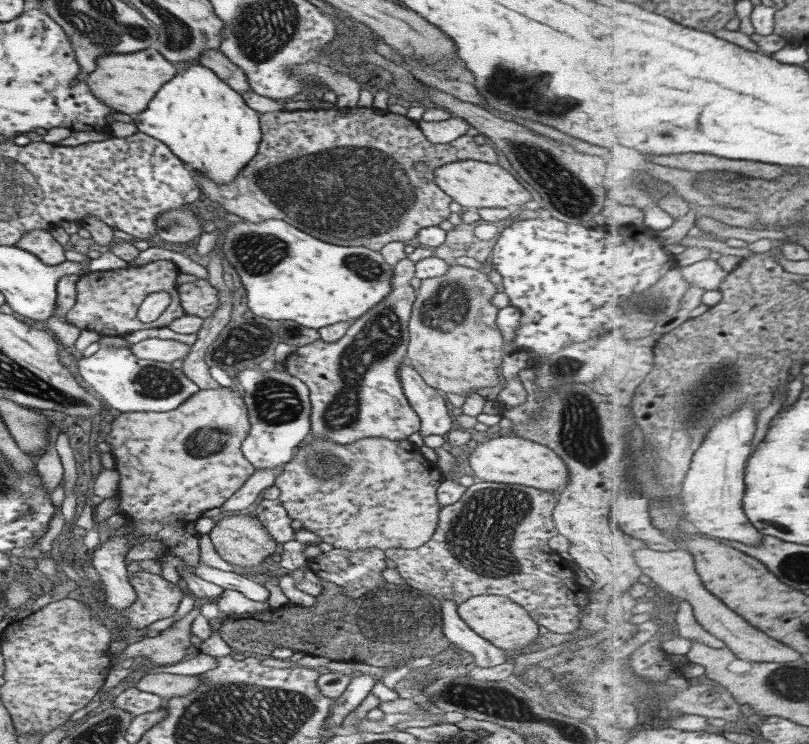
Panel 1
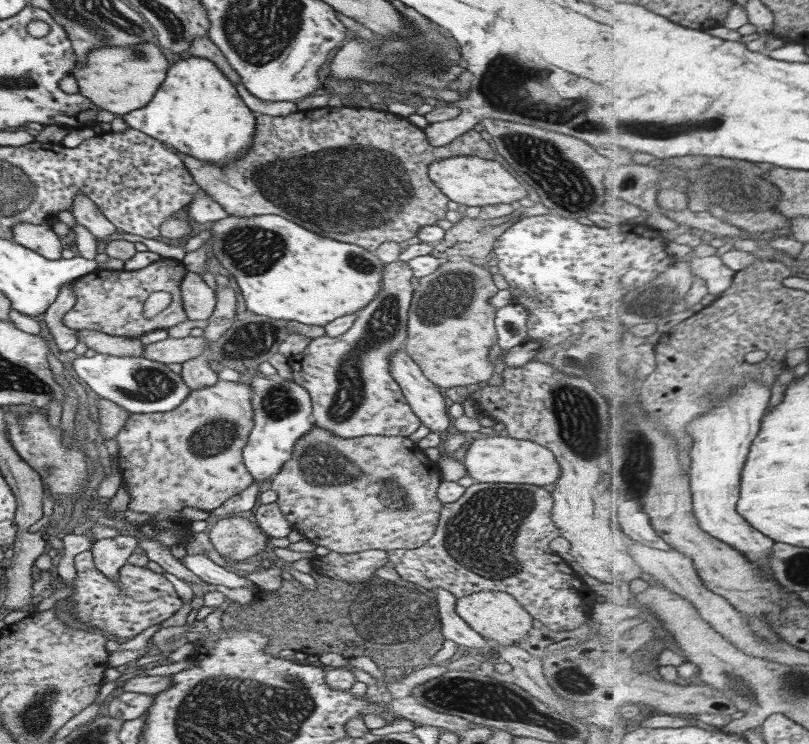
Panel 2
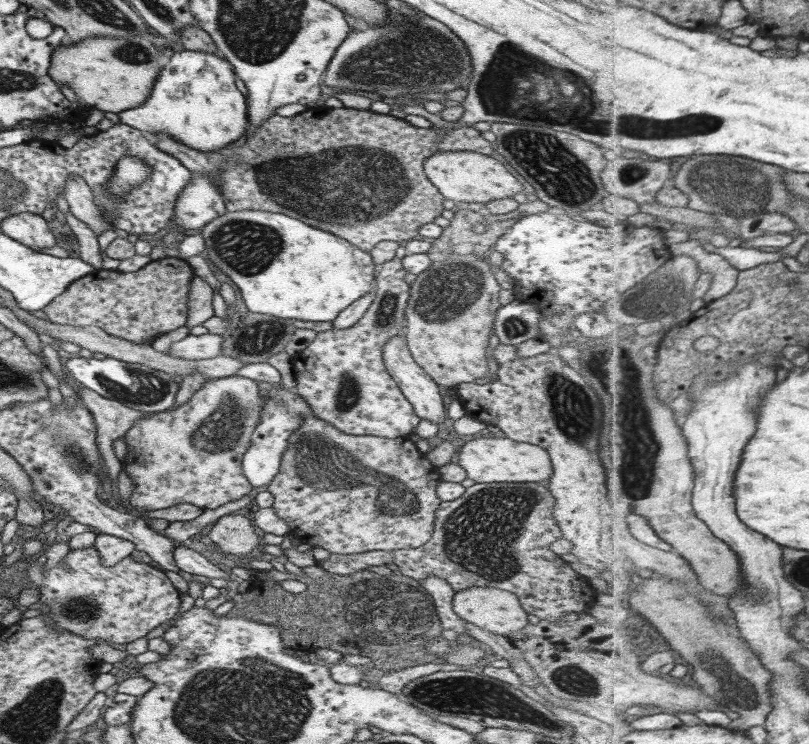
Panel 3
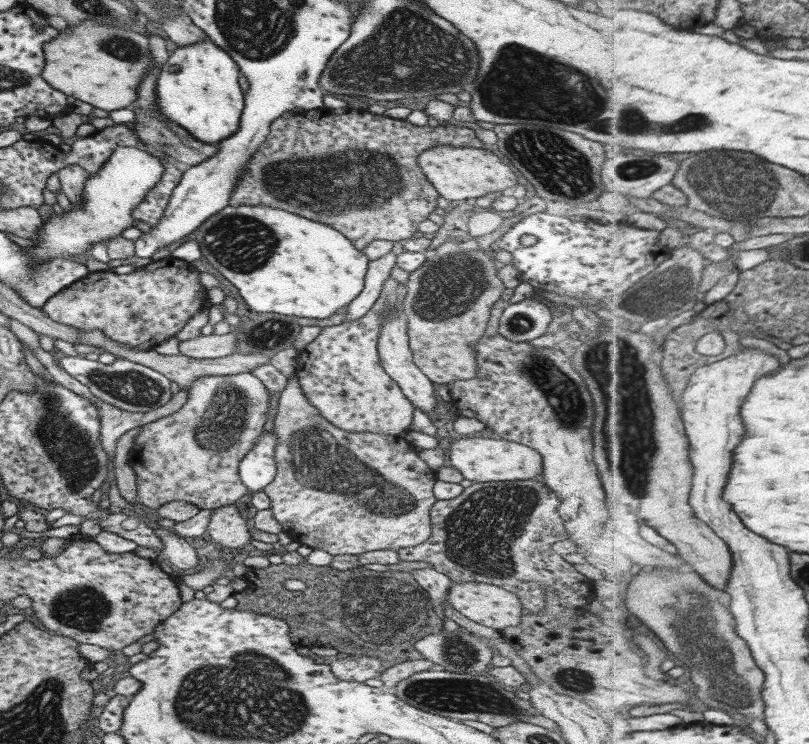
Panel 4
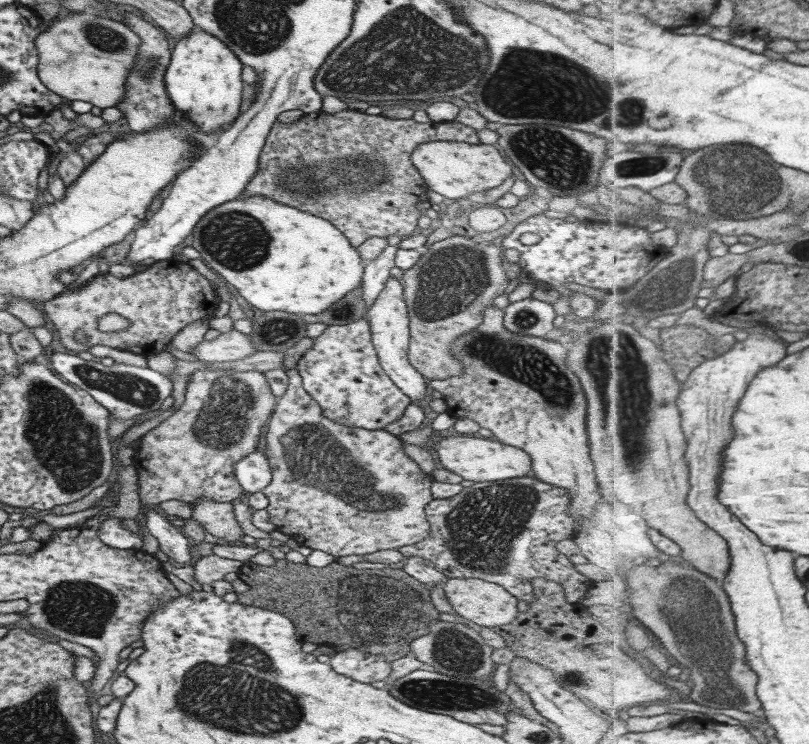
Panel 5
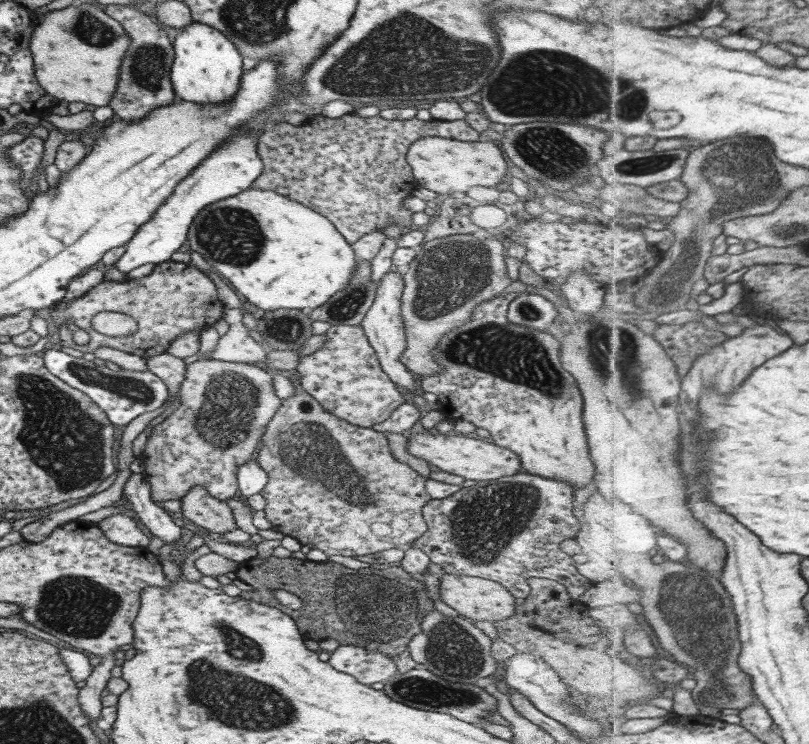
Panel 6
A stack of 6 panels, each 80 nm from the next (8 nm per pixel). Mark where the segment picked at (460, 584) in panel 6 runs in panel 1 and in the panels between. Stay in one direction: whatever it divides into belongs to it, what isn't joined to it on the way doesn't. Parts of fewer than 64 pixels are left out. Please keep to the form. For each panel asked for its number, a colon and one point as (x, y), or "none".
1: (505, 625)
2: (495, 615)
3: (497, 611)
4: (487, 605)
5: (481, 604)

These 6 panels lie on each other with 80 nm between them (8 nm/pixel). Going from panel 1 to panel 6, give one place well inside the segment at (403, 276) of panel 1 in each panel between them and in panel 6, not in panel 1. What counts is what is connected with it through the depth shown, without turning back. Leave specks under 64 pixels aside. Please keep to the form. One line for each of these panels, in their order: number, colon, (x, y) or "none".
2: (352, 395)
3: (340, 375)
4: (339, 372)
5: (341, 373)
6: (343, 375)

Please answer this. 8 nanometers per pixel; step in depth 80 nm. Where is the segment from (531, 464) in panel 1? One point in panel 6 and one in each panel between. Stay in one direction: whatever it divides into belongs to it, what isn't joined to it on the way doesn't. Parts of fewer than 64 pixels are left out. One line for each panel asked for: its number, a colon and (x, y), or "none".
2: (494, 459)
3: (485, 460)
4: (482, 460)
5: (477, 459)
6: (473, 459)

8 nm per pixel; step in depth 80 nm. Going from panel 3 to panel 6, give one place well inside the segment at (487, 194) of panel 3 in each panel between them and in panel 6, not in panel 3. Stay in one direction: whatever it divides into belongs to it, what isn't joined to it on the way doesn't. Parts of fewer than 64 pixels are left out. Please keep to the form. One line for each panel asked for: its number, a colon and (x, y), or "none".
4: (456, 174)
5: (453, 169)
6: (442, 165)

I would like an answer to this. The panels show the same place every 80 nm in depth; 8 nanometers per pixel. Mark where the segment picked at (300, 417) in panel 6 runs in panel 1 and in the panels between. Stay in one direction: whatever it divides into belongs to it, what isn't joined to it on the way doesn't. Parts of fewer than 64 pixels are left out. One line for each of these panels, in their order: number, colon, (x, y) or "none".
1: (372, 493)
2: (349, 495)
3: (348, 494)
4: (346, 493)
5: (334, 488)

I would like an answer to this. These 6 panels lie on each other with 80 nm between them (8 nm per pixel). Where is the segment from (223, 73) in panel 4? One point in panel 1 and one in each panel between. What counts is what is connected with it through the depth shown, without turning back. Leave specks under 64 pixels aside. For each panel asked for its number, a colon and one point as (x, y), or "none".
1: (203, 122)
2: (195, 110)
3: (193, 100)

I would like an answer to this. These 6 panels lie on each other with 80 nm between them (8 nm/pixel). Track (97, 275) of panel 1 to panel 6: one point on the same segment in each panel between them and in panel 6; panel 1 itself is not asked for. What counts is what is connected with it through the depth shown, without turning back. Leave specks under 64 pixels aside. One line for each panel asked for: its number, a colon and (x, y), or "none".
2: (110, 301)
3: (138, 306)
4: (140, 309)
5: (158, 301)
6: (175, 297)

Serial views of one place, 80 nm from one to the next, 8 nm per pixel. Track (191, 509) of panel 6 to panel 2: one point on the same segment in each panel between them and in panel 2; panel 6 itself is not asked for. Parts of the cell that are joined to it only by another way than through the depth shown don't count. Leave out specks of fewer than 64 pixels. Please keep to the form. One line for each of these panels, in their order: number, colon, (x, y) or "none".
2: (236, 538)
3: (232, 533)
4: (225, 525)
5: (217, 518)

